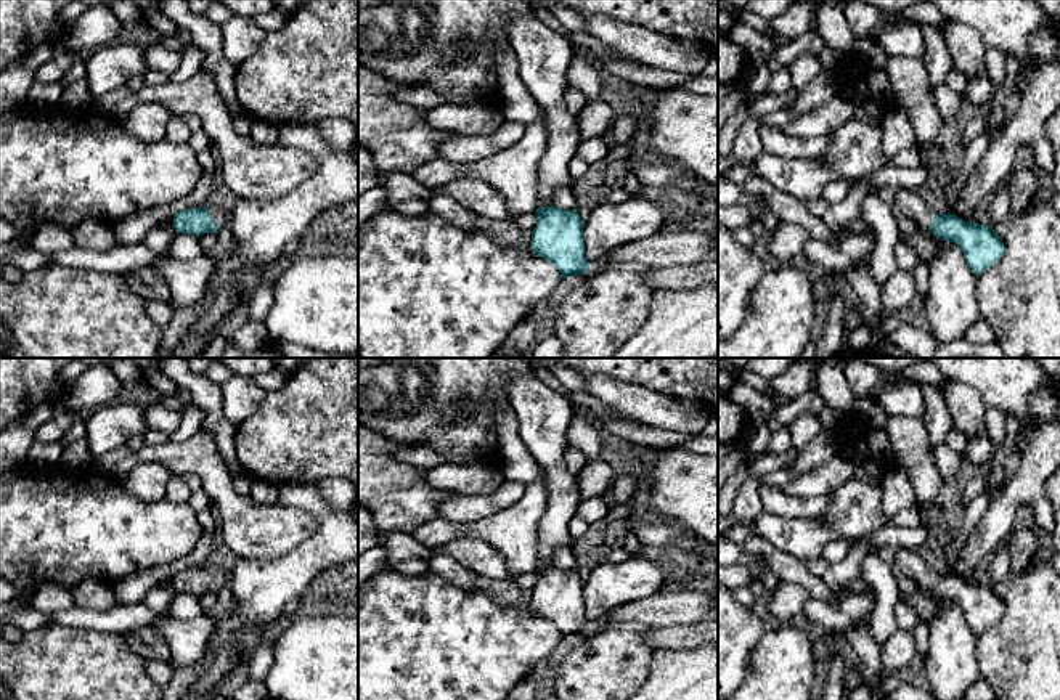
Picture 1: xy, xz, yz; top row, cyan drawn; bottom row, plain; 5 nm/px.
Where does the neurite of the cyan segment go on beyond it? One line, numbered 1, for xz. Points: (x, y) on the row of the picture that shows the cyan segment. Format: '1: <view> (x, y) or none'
1: none

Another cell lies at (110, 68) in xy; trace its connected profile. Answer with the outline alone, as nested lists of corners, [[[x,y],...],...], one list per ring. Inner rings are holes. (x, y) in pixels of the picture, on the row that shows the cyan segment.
[[[106,45],[85,56],[87,83],[92,96],[114,92],[133,75],[148,72],[143,53],[137,45]]]

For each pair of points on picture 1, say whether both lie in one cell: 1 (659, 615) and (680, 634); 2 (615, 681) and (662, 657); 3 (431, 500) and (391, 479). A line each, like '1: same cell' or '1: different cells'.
1: different cells
2: different cells
3: same cell

